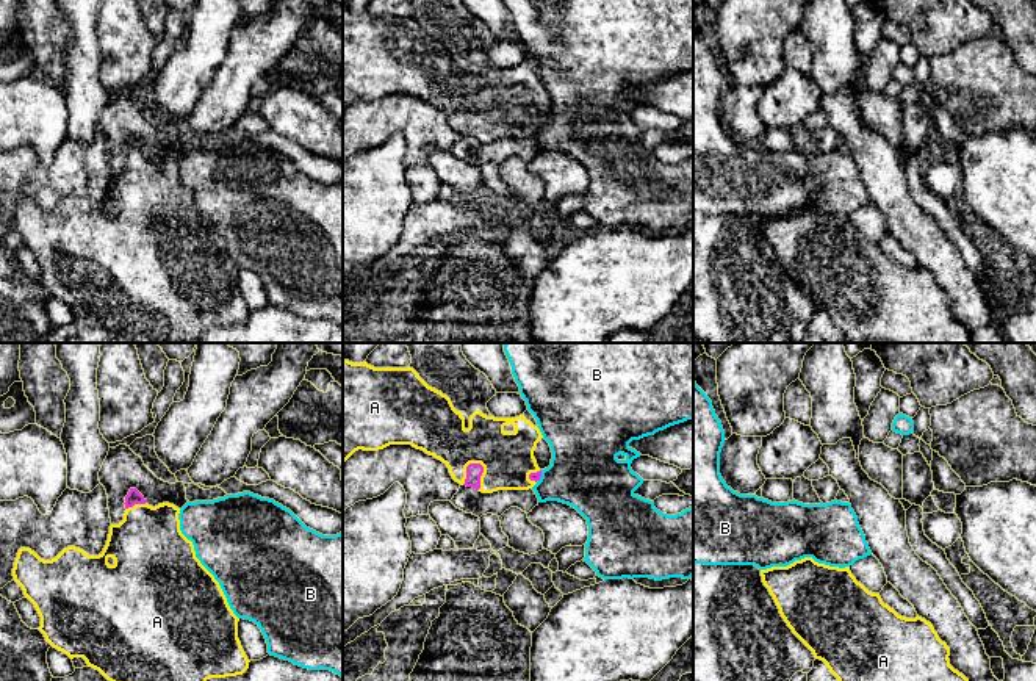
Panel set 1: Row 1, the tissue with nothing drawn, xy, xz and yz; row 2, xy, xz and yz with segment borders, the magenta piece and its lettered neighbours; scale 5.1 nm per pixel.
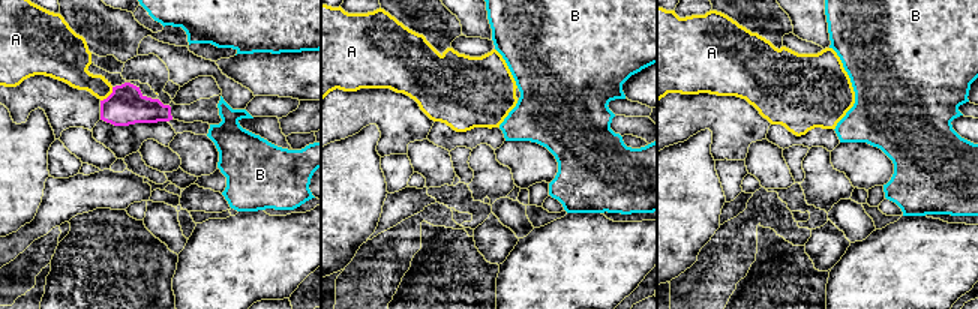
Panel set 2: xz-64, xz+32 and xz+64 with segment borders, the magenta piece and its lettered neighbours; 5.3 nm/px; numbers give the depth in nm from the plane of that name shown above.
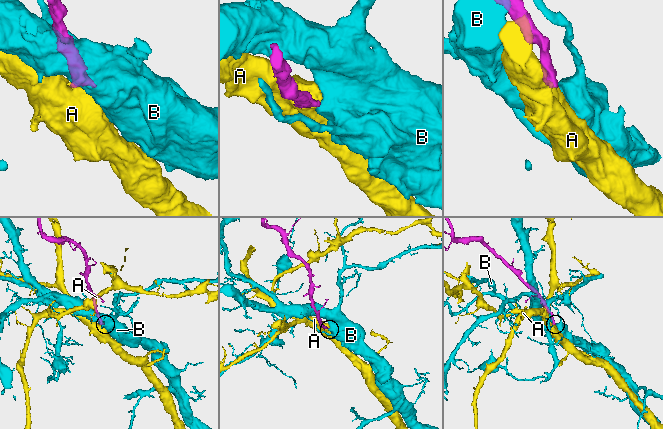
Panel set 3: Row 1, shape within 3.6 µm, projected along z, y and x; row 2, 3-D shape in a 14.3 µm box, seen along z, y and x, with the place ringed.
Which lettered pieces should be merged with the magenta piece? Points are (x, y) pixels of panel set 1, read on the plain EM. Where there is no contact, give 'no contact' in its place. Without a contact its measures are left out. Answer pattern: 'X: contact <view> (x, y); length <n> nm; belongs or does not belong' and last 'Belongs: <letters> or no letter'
A: contact xz (482, 121); length 150 nm; belongs
B: contact xz (540, 126); length 70 nm; does not belong
Belongs: A

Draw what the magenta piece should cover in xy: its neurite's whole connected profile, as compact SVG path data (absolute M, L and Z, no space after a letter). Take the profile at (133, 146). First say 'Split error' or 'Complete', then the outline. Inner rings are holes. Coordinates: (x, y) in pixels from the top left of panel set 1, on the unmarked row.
Split error. M130 138L124 153L124 169L110 175L99 205L67 196L55 208L44 210L30 197L19 199L13 225L34 254L45 290L70 308L83 307L88 316L133 343L203 343L210 327L243 324L250 310L238 288L239 268L219 232L196 207L192 191L182 183L180 158L169 152L152 157L136 138Z

